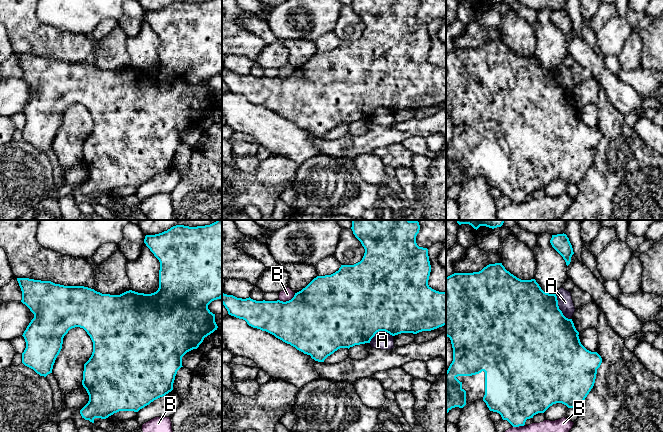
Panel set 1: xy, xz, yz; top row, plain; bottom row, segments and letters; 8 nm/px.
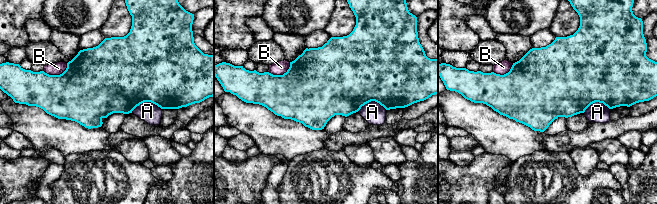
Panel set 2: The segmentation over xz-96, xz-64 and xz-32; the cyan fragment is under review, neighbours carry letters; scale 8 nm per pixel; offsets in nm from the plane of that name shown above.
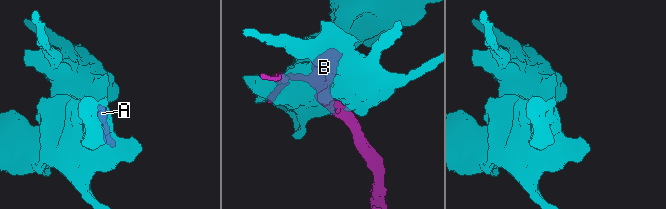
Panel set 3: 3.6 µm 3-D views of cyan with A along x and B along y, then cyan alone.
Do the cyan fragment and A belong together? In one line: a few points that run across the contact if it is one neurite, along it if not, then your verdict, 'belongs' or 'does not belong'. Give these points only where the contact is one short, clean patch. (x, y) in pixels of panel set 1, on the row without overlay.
does not belong

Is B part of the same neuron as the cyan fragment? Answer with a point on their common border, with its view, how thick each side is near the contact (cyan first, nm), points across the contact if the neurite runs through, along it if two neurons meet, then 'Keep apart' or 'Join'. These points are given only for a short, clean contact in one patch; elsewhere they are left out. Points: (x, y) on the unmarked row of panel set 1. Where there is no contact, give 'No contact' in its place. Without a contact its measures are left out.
Touches cyan at xz (287, 77). Thickness 480 nm (cyan) against 100 nm. Keep apart

